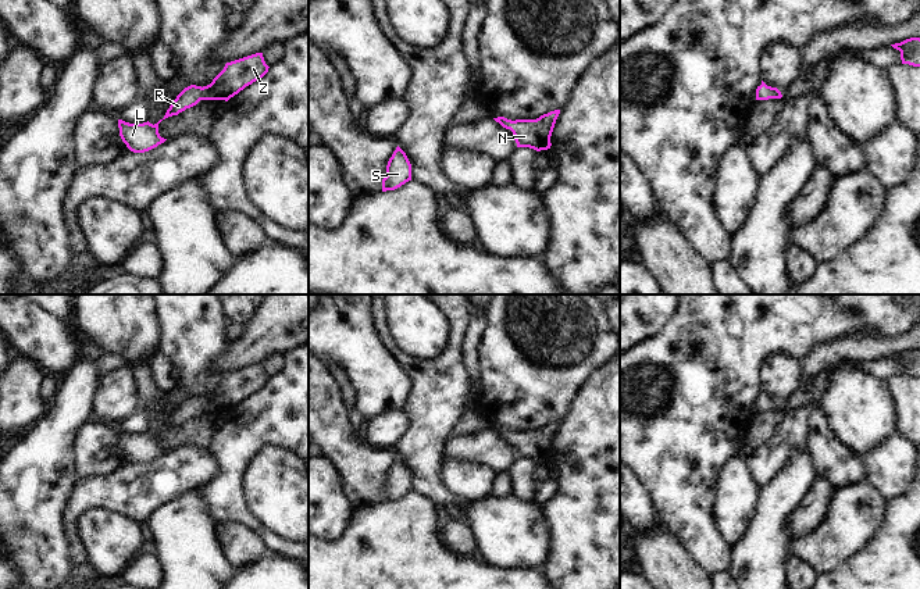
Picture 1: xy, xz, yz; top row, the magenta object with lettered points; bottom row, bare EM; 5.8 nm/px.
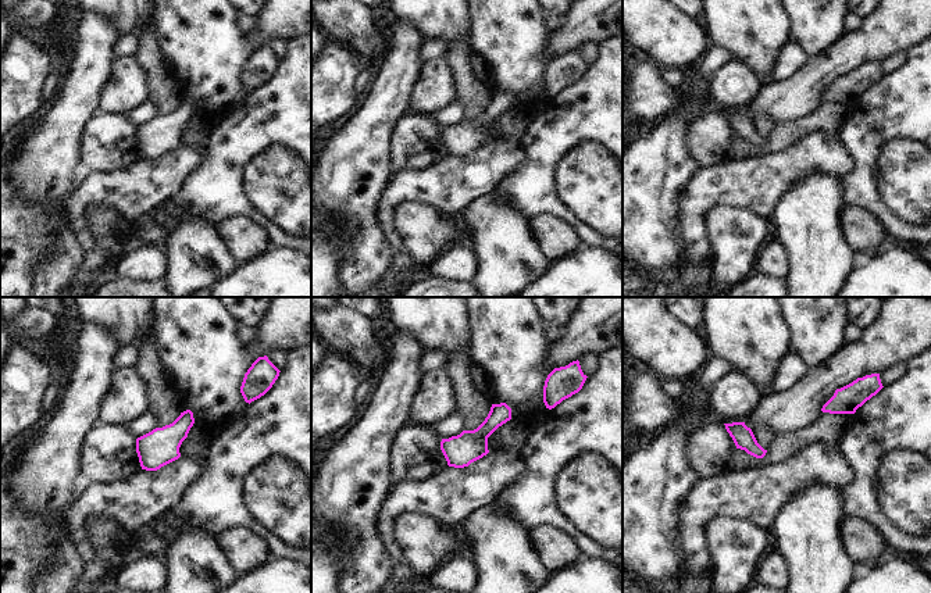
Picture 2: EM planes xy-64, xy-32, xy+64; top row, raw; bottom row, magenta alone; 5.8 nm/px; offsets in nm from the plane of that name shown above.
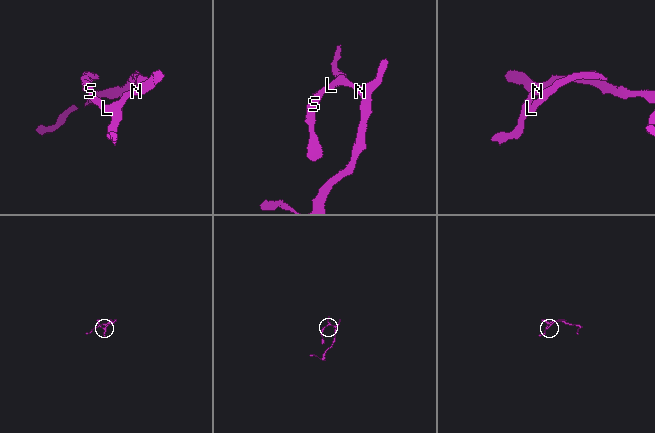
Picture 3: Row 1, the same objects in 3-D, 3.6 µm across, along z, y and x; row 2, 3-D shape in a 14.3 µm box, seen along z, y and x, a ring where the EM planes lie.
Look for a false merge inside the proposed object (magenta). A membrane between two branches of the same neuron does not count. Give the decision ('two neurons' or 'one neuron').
one neuron

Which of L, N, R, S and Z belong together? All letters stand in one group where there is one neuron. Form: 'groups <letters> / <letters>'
groups L N R S Z

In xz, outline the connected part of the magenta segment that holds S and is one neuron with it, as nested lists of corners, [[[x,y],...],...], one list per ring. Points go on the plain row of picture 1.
[[[397,457],[388,472],[382,503],[395,501],[409,492],[411,492],[411,475],[406,464]]]

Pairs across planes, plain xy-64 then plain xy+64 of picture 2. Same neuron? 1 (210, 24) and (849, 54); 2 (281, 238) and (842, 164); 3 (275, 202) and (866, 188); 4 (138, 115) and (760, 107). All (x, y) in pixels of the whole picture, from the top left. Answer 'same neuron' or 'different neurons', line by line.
1: different neurons
2: different neurons
3: different neurons
4: different neurons

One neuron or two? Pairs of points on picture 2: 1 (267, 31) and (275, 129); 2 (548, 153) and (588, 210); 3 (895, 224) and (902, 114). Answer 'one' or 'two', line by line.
1: two
2: two
3: one

